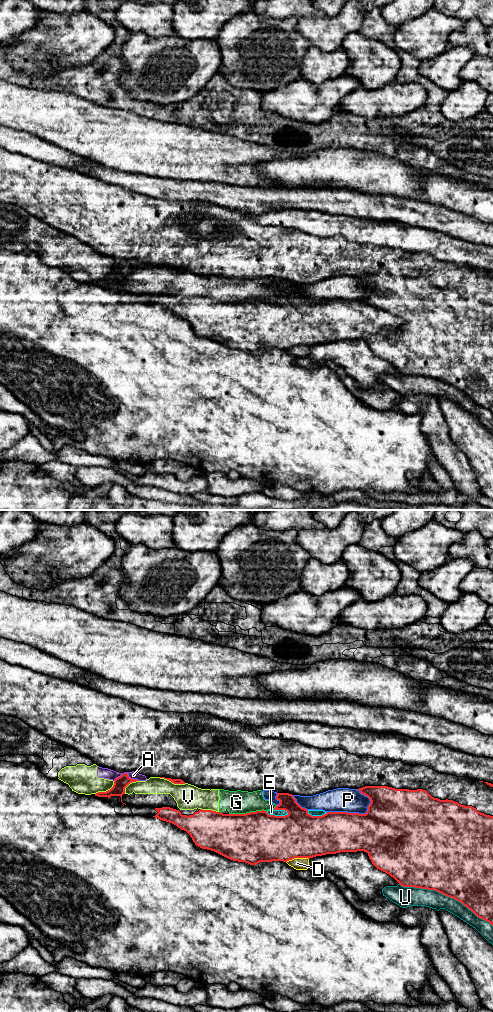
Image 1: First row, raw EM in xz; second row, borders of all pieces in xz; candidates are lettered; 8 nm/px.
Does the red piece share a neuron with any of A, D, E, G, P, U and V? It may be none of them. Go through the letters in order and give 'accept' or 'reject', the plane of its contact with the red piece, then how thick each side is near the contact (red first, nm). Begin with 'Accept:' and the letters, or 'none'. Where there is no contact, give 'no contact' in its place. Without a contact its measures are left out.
Accept: none
A: reject; contact in xz; calibres 110 and 60 nm
D: reject; contact in xz; calibres 360 and 100 nm
E: reject; contact in xz; calibres 400 and 50 nm
G: reject; contact in xz; calibres 400 and 190 nm
P: reject; contact in xz; calibres 340 and 190 nm
U: reject; contact in xz; calibres 500 and 140 nm
V: reject; contact in xz; calibres 50 and 200 nm

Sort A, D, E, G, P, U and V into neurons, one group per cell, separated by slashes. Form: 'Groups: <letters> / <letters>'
Groups: A E G P V / D / U

